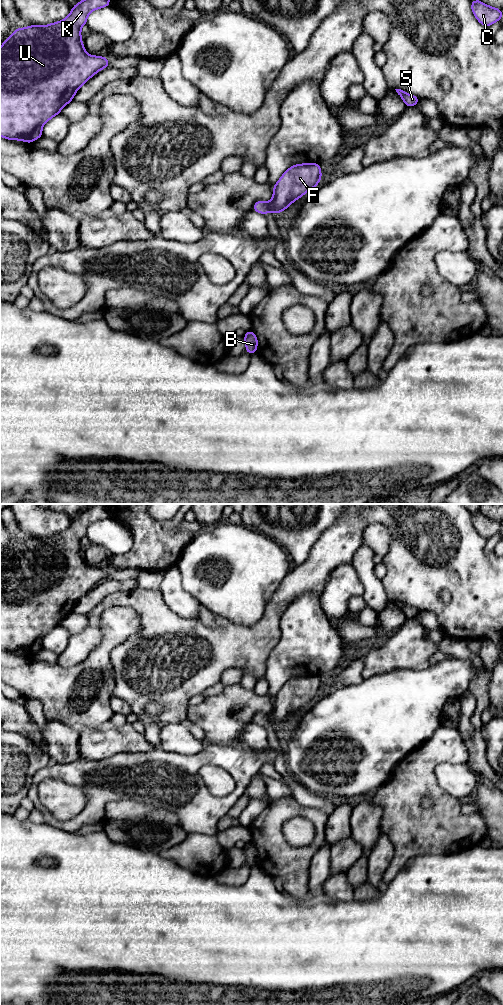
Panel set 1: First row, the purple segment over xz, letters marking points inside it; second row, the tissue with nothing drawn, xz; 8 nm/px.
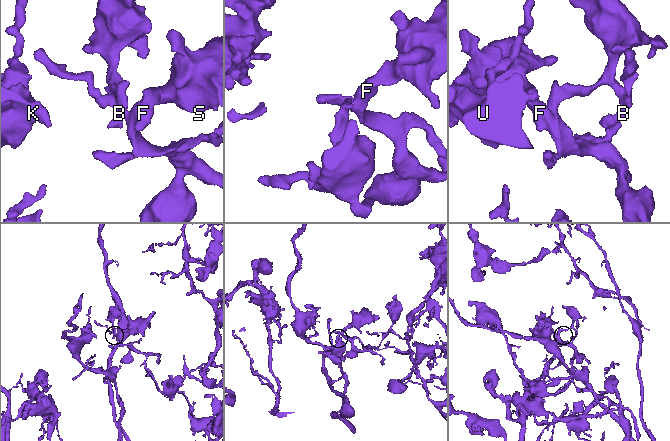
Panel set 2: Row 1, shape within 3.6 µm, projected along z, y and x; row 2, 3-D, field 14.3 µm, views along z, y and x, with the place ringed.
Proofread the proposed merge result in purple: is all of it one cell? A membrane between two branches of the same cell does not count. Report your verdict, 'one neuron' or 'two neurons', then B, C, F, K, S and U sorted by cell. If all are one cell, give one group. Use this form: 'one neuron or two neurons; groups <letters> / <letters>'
one neuron; groups B C F K S U

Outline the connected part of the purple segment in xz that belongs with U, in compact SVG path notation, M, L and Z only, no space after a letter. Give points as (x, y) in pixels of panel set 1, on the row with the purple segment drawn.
M82 0L72 7L70 14L63 20L51 23L44 26L31 25L26 28L15 28L15 31L7 38L0 47L0 136L9 140L22 140L26 143L34 142L36 139L41 138L42 127L52 117L60 114L64 106L73 100L78 89L86 83L93 75L100 70L109 67L108 57L101 57L89 55L83 46L81 39L81 27L87 24L88 15L97 9L110 6L109 0Z

